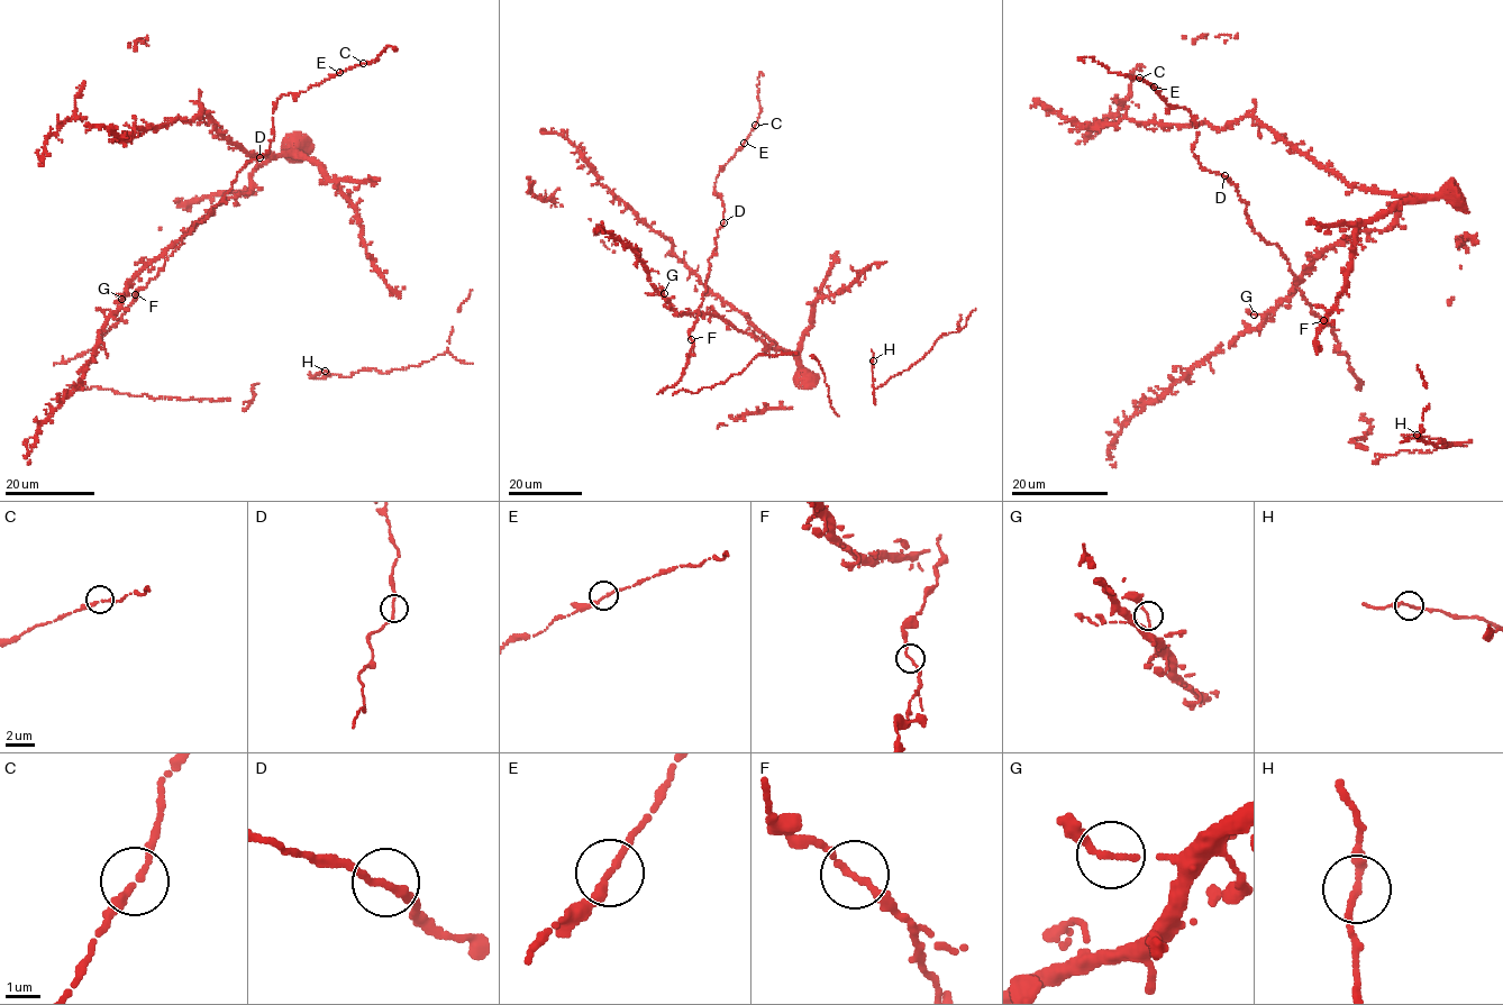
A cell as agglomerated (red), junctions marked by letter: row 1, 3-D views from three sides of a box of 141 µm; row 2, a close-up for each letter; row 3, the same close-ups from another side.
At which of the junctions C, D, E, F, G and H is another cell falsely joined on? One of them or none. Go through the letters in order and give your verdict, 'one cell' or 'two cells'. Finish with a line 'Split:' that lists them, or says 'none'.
C: one cell
D: one cell
E: one cell
F: one cell
G: one cell
H: one cell
Split: none

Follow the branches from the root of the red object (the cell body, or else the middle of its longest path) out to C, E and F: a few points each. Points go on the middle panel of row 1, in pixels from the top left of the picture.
C: (697, 316), (706, 289), (708, 261), (725, 220), (721, 194), (718, 197), (714, 192), (717, 176), (755, 125)
E: (697, 316), (706, 289), (708, 261), (725, 220), (721, 194), (718, 197), (714, 192), (717, 176), (744, 143)
F: (697, 316), (689, 332), (691, 339)

